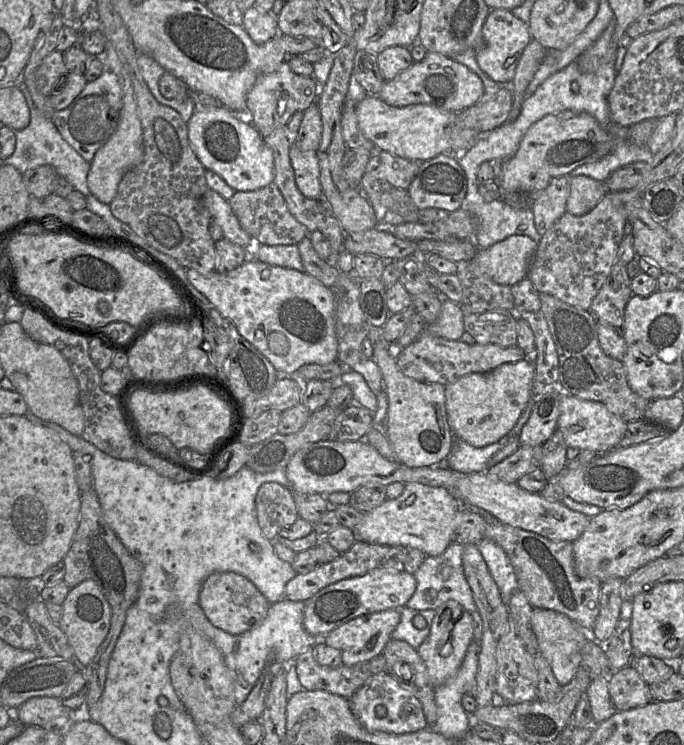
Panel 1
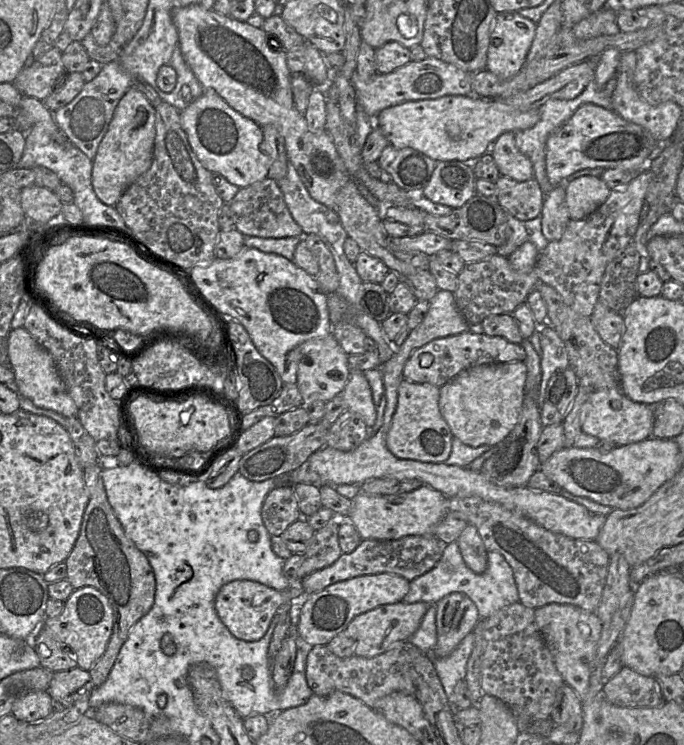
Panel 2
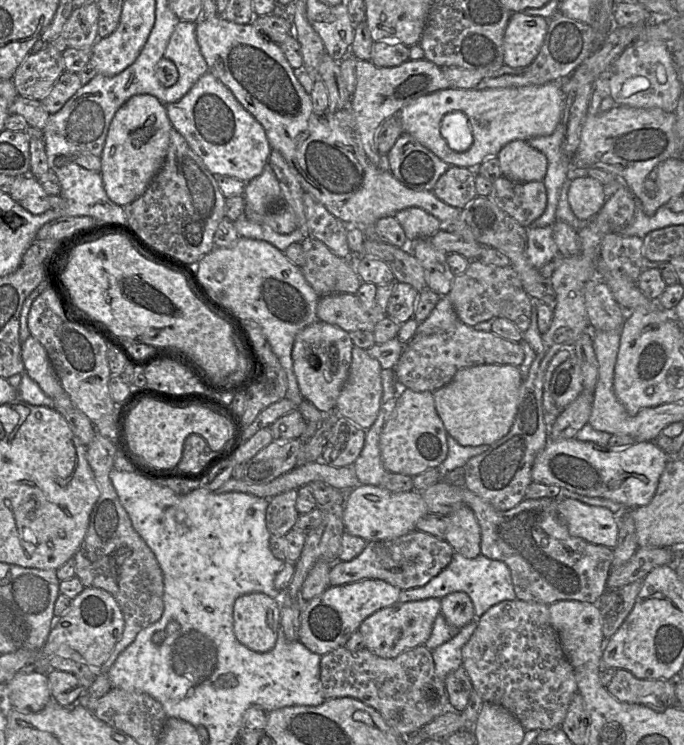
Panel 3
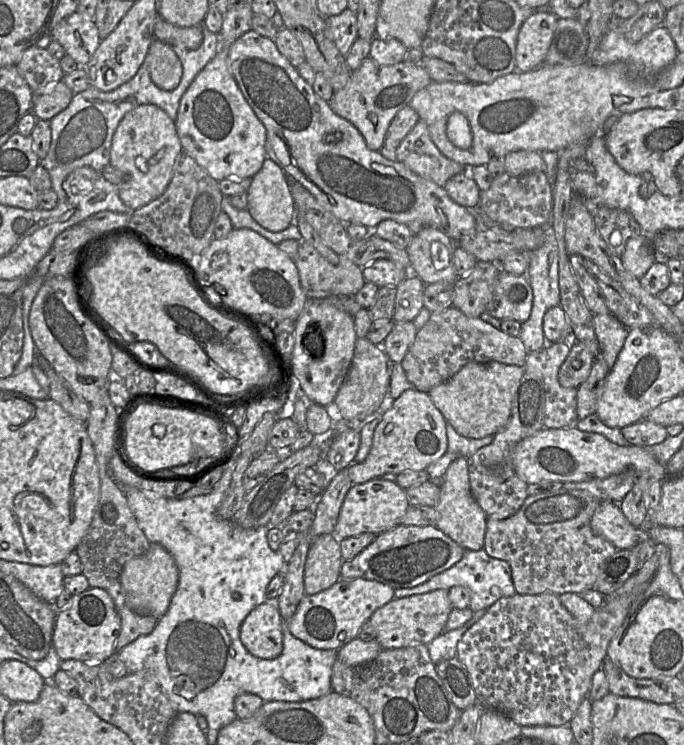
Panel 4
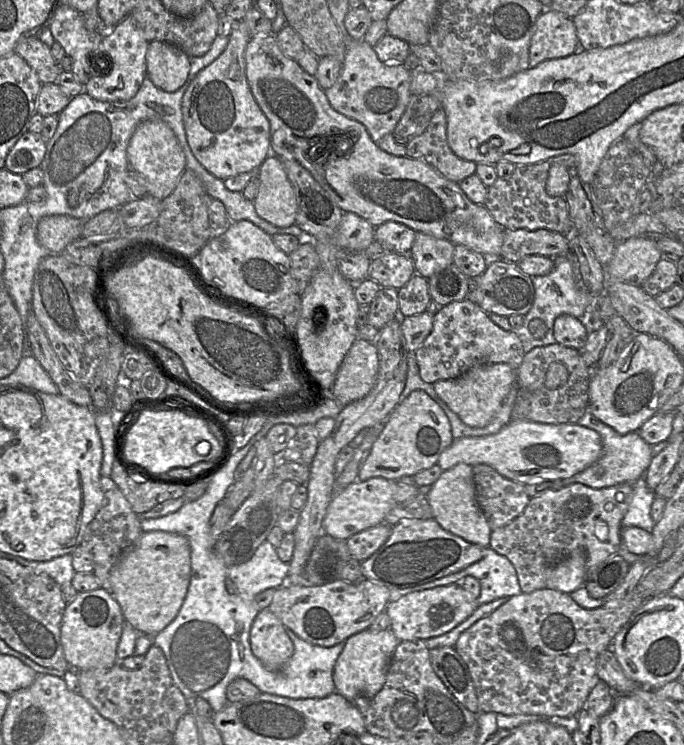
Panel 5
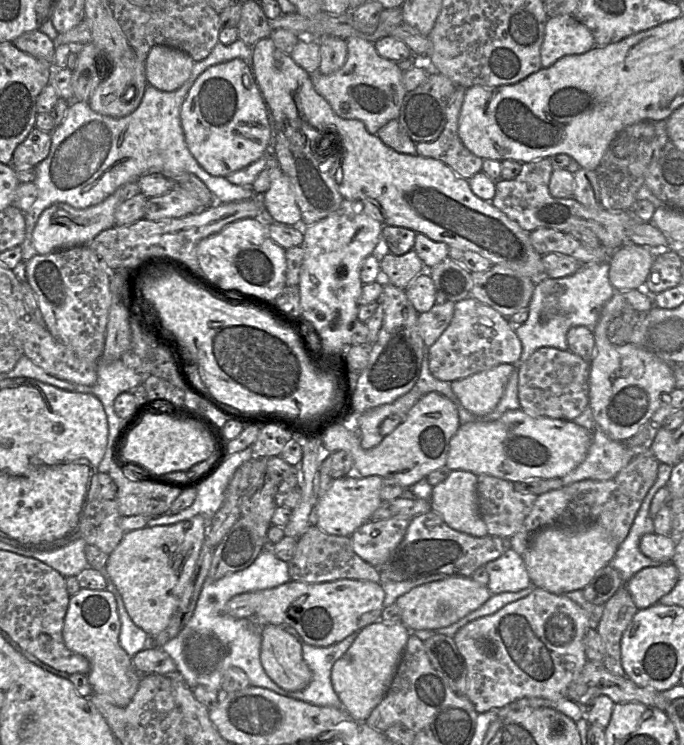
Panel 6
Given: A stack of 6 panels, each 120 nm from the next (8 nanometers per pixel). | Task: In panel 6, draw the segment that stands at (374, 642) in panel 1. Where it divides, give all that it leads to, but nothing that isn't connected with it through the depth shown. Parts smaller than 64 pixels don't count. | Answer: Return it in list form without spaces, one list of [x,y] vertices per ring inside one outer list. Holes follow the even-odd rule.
[[[450,576],[414,588],[400,596],[395,604],[401,612],[401,622],[411,631],[436,630],[448,627],[471,612],[479,609],[493,594],[487,586],[475,582],[471,577]]]

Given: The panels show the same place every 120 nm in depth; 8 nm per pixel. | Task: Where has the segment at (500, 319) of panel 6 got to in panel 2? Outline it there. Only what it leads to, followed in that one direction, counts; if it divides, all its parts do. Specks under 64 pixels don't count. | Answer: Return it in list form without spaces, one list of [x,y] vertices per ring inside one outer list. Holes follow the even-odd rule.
[[[465,331],[463,333],[434,339],[416,349],[403,367],[403,379],[424,384],[428,383],[440,388],[461,371],[471,367],[509,362],[524,362],[525,351],[521,344],[515,344],[498,336]]]

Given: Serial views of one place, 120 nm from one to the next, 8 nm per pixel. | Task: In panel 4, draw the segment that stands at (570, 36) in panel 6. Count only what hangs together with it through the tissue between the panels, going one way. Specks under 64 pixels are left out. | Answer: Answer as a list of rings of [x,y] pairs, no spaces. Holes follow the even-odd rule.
[[[548,11],[534,13],[522,23],[516,42],[516,71],[532,71],[544,63],[558,19]]]

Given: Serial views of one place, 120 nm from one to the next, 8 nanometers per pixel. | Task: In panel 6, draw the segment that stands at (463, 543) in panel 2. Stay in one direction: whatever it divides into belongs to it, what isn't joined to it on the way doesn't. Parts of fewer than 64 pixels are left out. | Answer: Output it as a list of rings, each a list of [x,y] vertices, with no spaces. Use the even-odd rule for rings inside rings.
[[[464,470],[452,471],[446,480],[433,487],[431,508],[452,529],[475,537],[487,536],[488,530],[479,510],[478,475]]]

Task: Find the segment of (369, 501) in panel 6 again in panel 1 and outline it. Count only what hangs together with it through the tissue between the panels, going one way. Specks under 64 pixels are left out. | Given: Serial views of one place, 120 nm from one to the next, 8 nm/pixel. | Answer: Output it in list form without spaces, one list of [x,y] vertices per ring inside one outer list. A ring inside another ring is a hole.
[[[418,482],[404,484],[400,496],[386,499],[381,505],[364,513],[360,523],[353,529],[357,539],[374,544],[412,547],[427,556],[442,554],[452,543],[462,504],[443,487]]]

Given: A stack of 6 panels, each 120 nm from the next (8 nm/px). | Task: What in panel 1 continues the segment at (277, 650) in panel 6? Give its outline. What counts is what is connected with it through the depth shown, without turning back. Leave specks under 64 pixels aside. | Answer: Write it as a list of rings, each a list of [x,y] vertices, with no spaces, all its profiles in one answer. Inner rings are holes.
[[[216,572],[208,576],[199,593],[199,604],[215,627],[231,635],[240,635],[258,625],[271,605],[249,579],[234,572]]]

